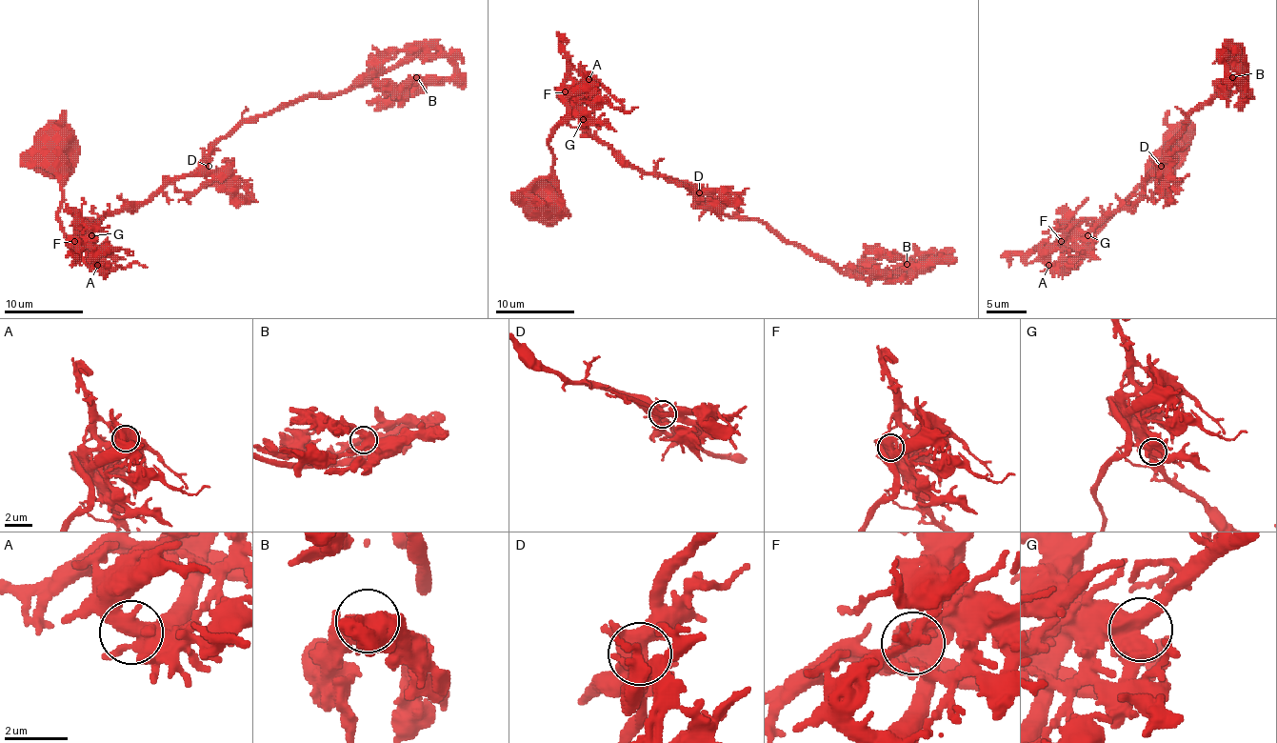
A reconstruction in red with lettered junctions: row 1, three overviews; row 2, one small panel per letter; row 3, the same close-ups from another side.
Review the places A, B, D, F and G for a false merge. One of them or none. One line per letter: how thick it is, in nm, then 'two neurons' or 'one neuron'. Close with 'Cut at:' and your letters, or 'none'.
A: 480 nm | one neuron
B: 550 nm | one neuron
D: 600 nm | one neuron
F: 650 nm | one neuron
G: 500 nm | one neuron
Cut at: none

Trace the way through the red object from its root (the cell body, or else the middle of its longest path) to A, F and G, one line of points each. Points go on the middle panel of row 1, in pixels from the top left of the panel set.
A: (543, 212), (559, 194), (548, 139), (567, 113), (567, 99), (588, 79)
F: (543, 212), (559, 194), (559, 180), (552, 170), (548, 139), (554, 125), (567, 113), (565, 91)
G: (543, 212), (559, 194), (548, 139), (567, 113), (568, 99), (583, 119)

